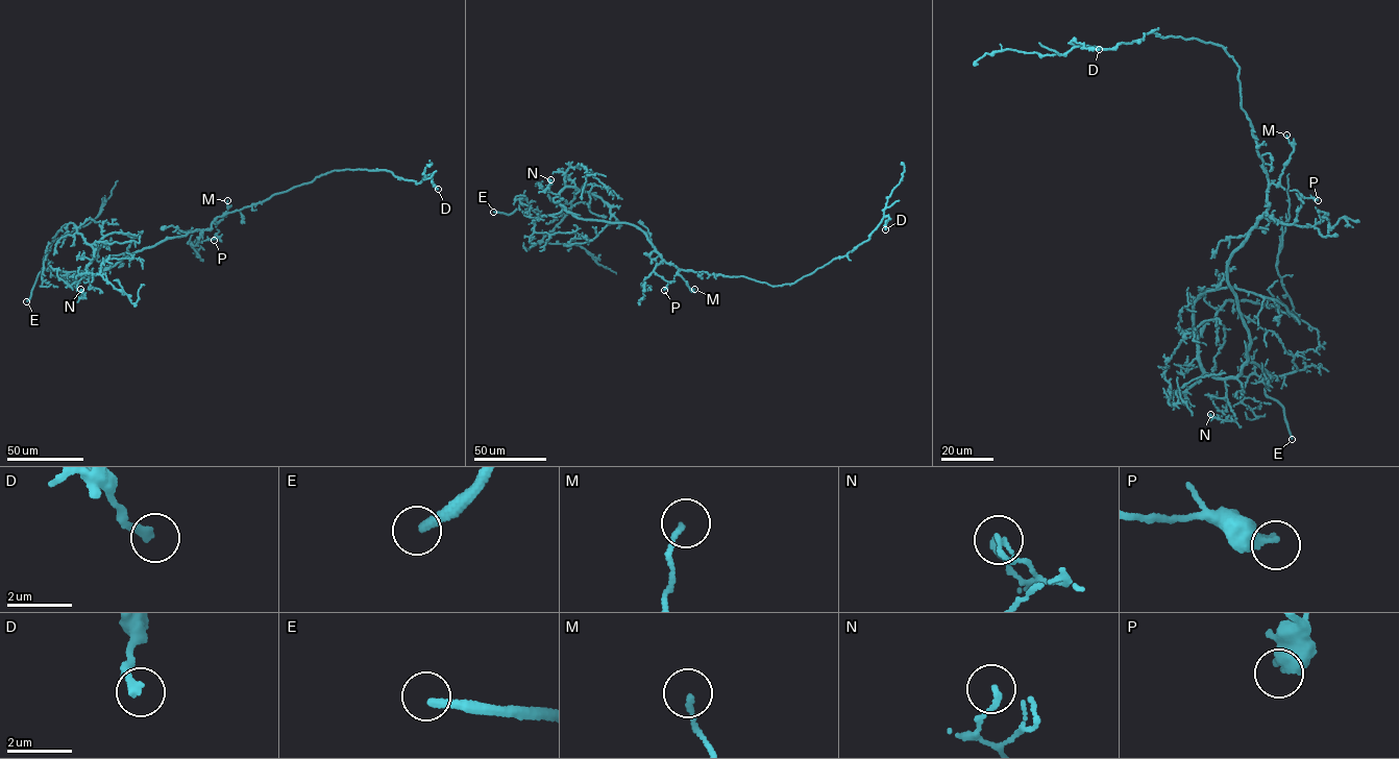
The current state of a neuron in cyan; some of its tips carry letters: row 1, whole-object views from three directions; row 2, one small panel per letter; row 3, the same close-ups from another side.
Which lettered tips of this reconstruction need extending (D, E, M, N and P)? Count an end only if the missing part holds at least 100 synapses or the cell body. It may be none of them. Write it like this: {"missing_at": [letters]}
{"missing_at": ["E"]}

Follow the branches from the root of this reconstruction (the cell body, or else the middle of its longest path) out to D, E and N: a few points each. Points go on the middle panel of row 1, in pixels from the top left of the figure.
D: (662, 259), (685, 270), (744, 276), (777, 286), (794, 283), (847, 255), (867, 241), (887, 216), (885, 229)
E: (662, 259), (630, 223), (579, 219), (560, 204), (558, 214), (537, 217), (493, 212)
N: (662, 259), (636, 226), (584, 220), (568, 213), (560, 203), (558, 195), (542, 191), (550, 179)

